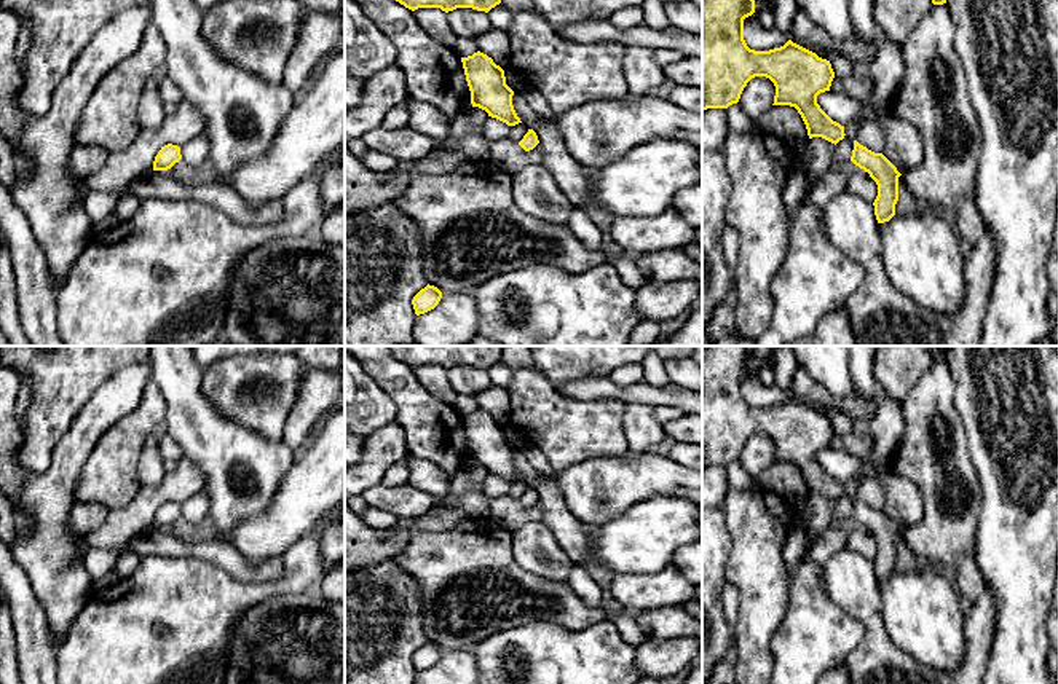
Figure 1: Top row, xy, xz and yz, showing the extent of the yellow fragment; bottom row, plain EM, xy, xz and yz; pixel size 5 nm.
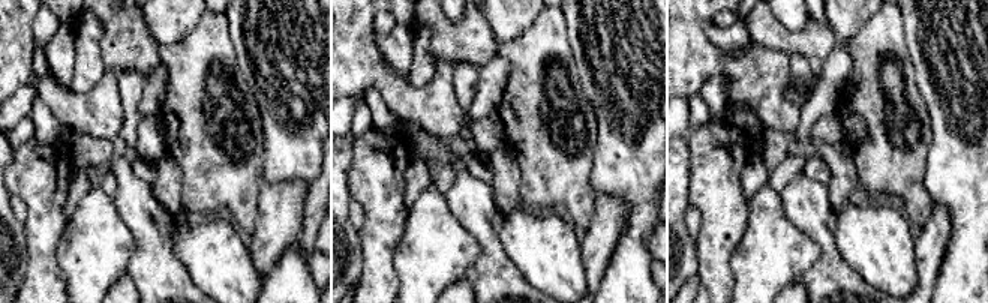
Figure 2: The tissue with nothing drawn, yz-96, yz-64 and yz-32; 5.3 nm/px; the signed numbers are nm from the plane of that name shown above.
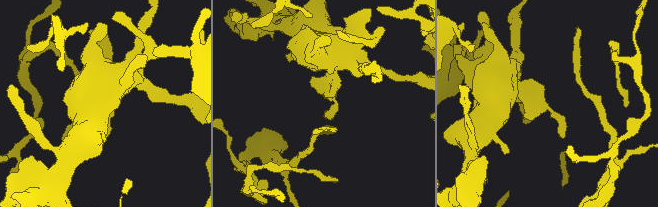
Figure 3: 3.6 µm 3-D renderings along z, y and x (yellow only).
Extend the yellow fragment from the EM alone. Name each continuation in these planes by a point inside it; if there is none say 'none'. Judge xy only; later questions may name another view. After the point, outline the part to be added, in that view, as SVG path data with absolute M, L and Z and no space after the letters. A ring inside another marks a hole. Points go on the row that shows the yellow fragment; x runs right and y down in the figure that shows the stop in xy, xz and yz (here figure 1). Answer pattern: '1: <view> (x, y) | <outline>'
none

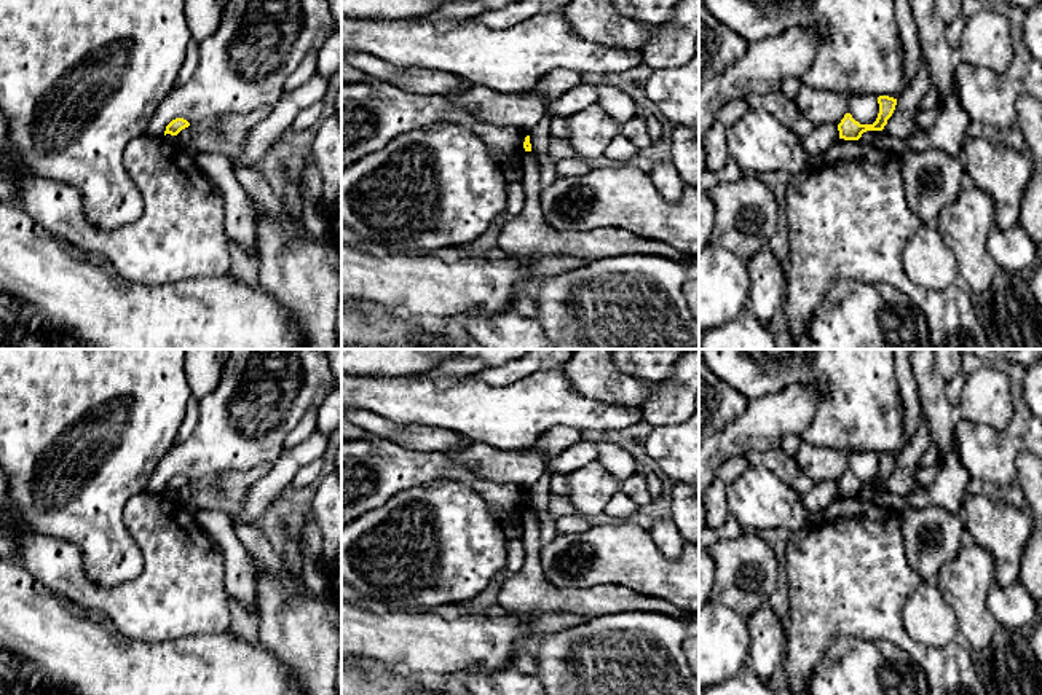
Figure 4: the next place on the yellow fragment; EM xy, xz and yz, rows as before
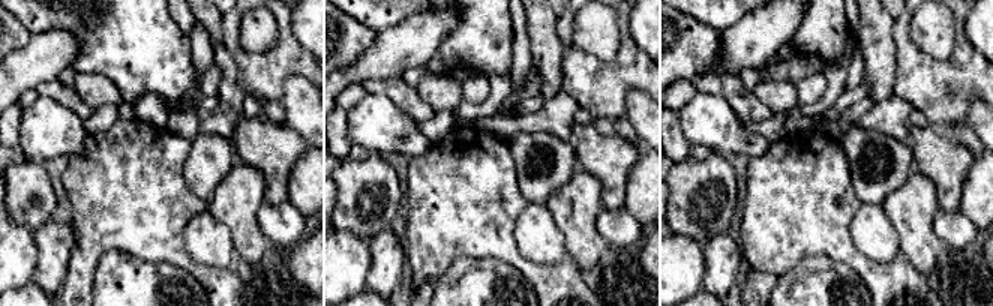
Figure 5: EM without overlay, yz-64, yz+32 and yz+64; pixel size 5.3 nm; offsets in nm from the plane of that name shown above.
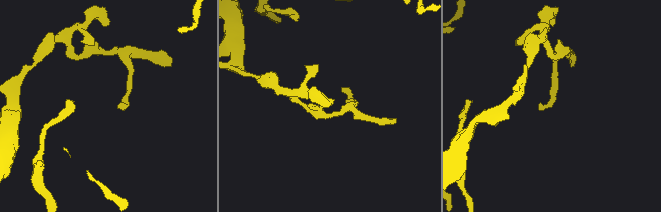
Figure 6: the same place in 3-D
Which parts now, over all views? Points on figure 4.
none

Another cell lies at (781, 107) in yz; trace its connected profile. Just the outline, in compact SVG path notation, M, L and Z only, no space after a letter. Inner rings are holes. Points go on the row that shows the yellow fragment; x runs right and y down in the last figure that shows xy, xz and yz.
M776 89L769 94L752 94L744 99L750 108L764 108L779 123L804 139L814 131L814 124L798 110L793 99Z

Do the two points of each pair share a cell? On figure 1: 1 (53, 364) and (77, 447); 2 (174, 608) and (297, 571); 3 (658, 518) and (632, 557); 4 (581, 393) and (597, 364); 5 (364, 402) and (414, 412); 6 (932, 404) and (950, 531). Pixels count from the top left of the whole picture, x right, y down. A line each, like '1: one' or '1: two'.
1: two
2: one
3: one
4: two
5: two
6: one

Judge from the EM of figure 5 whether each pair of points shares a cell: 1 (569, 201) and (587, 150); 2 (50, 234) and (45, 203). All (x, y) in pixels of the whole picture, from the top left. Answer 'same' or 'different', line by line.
1: different
2: different

